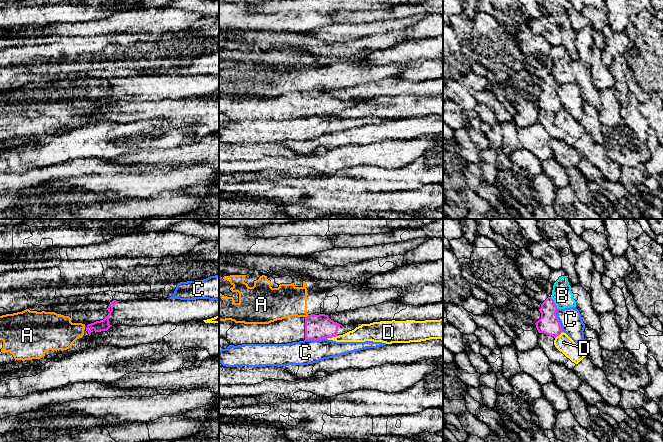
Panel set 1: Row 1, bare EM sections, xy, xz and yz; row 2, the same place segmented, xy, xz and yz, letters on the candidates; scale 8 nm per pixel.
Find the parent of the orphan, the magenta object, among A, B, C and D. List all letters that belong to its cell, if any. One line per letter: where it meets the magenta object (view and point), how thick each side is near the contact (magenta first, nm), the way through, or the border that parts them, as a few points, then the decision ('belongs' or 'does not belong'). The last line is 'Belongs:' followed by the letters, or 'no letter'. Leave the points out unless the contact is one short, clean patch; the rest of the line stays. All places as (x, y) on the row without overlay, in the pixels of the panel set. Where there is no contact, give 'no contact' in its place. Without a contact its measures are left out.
A: meets magenta in xz at (307, 92); 200 nm thick on the magenta side, 260 nm on the other; border along xz (308, 91), (305, 93); does not belong
B: meets magenta in yz at (554, 79); 160 nm thick on the magenta side, 160 nm on the other; does not belong
C: meets magenta in yz at (558, 96); 160 nm thick on the magenta side, 180 nm on the other; does not belong
D: meets magenta in xz at (332, 112); 200 nm thick on the magenta side, 130 nm on the other; border along xz (339, 111), (326, 114); does not belong
Belongs: no letter

